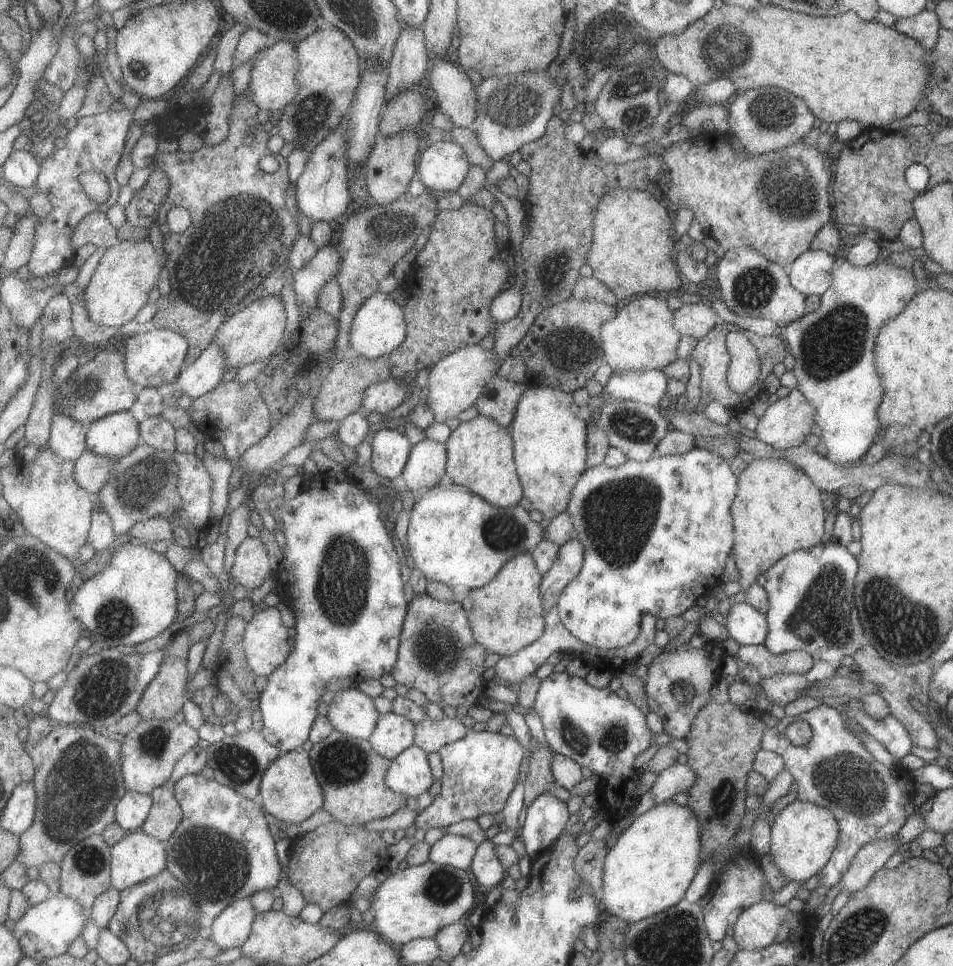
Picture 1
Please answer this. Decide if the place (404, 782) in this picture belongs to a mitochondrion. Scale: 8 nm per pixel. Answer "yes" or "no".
no

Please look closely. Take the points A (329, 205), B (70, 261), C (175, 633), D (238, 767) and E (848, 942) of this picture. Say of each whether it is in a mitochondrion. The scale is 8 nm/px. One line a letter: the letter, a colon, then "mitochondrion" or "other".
A: other
B: other
C: other
D: mitochondrion
E: mitochondrion

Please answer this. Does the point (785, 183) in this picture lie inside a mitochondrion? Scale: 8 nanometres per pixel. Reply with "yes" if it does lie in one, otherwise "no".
yes

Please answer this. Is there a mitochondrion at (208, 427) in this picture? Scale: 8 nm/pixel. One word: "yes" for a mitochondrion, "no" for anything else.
no

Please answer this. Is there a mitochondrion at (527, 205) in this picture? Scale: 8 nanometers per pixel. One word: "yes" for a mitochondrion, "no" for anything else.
no

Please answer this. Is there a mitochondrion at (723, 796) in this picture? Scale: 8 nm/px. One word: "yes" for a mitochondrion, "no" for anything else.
yes

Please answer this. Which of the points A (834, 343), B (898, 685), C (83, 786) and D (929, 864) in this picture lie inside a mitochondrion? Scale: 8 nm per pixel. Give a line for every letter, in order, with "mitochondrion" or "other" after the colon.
A: mitochondrion
B: other
C: mitochondrion
D: other

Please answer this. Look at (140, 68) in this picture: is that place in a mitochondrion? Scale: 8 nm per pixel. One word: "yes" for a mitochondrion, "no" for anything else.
yes

